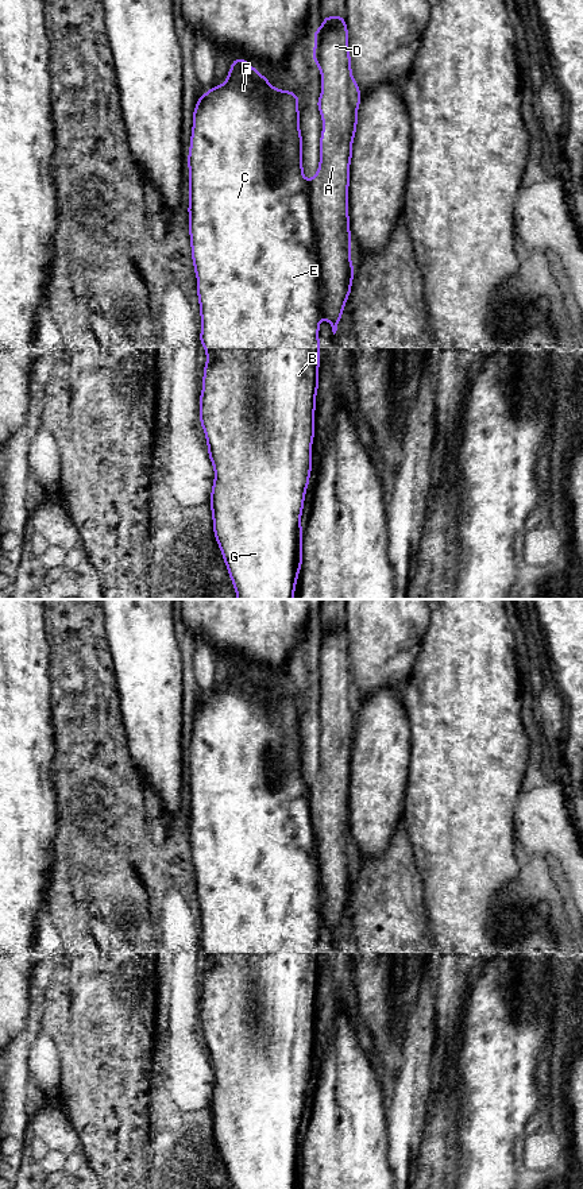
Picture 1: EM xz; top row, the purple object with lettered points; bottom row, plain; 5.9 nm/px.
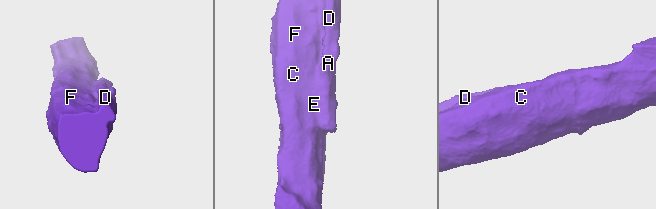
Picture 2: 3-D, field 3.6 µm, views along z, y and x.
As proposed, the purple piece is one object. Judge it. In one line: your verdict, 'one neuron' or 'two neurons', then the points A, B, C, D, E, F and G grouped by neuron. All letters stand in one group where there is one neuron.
two neurons; groups A D / B C E F G

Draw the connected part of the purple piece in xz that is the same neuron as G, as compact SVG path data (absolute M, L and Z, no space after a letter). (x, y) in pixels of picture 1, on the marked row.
M235 58L224 84L211 88L197 100L188 155L189 240L192 244L193 269L197 275L197 296L201 314L200 341L206 351L206 364L202 375L204 386L200 394L200 421L209 448L208 455L215 468L215 482L209 502L213 532L238 599L294 599L297 576L302 563L301 513L312 471L316 393L320 385L318 366L321 348L318 328L321 321L321 289L316 236L309 205L309 182L302 173L298 101L300 97L296 93L271 86L266 76L259 74L244 58Z

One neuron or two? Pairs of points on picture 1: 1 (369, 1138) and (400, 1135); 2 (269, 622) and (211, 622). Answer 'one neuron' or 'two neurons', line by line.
1: two neurons
2: one neuron

